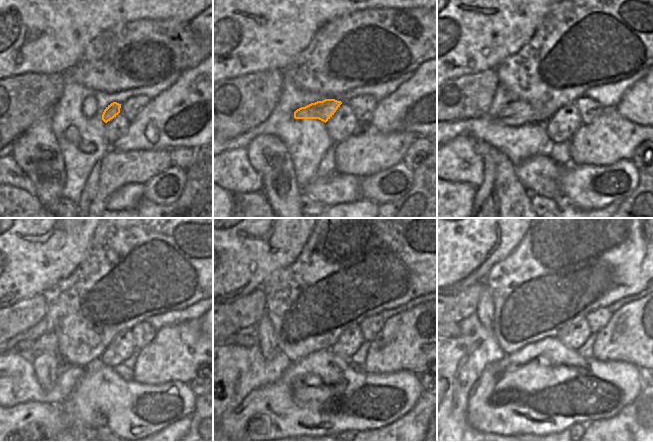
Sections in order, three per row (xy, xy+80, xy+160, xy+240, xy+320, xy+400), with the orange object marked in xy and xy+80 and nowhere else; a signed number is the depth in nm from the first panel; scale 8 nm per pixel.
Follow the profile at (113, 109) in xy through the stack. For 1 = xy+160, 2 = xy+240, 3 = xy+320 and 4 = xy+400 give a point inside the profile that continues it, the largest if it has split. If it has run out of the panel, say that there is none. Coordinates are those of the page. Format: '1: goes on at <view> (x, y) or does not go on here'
1: goes on at xy+160 (517, 113)
2: goes on at xy+240 (39, 338)
3: goes on at xy+320 (248, 337)
4: goes on at xy+400 (457, 332)

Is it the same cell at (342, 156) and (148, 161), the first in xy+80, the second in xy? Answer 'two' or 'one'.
one

